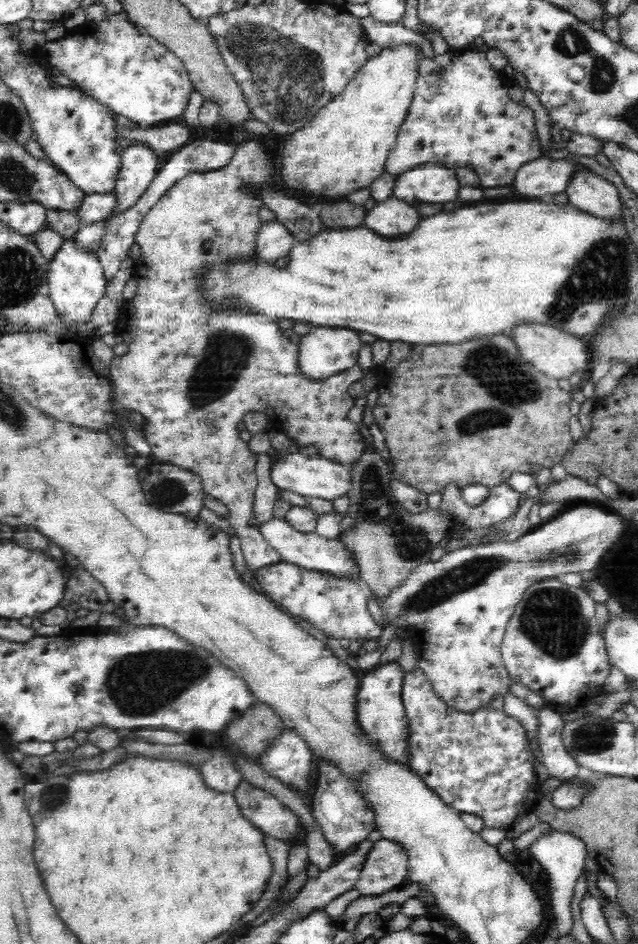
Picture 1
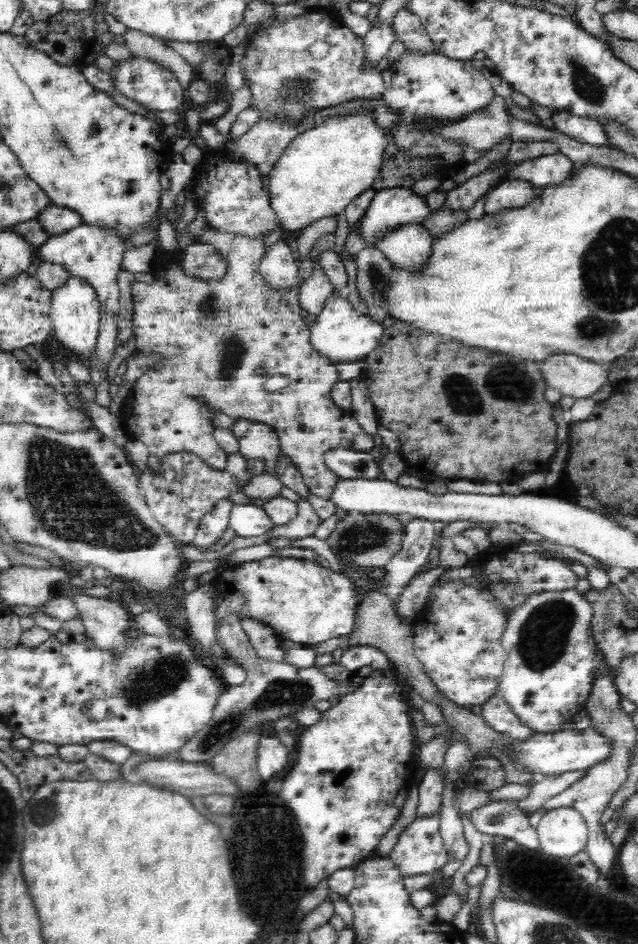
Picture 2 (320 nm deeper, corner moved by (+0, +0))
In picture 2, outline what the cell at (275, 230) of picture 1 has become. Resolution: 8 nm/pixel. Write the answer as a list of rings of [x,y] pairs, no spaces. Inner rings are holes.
[[[284,242],[275,243],[262,258],[260,274],[264,283],[272,289],[298,288],[299,267],[294,263],[290,247]]]

